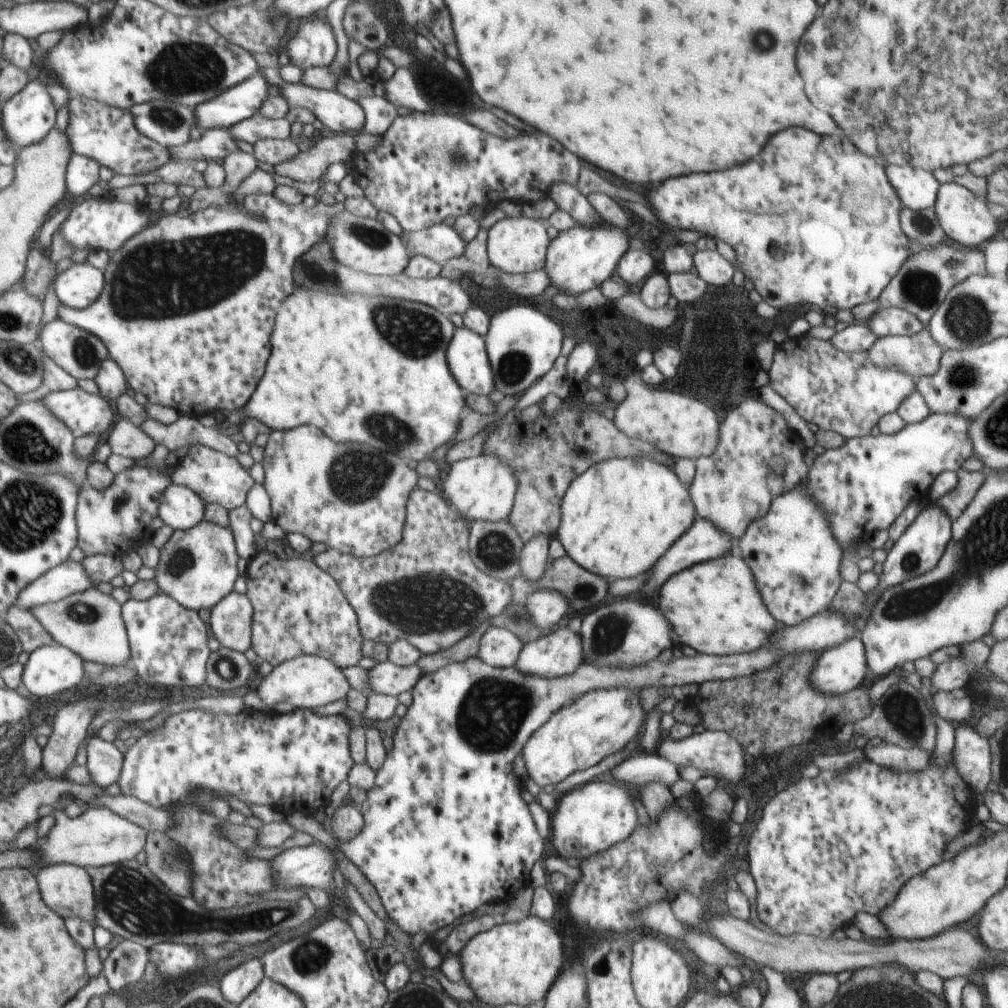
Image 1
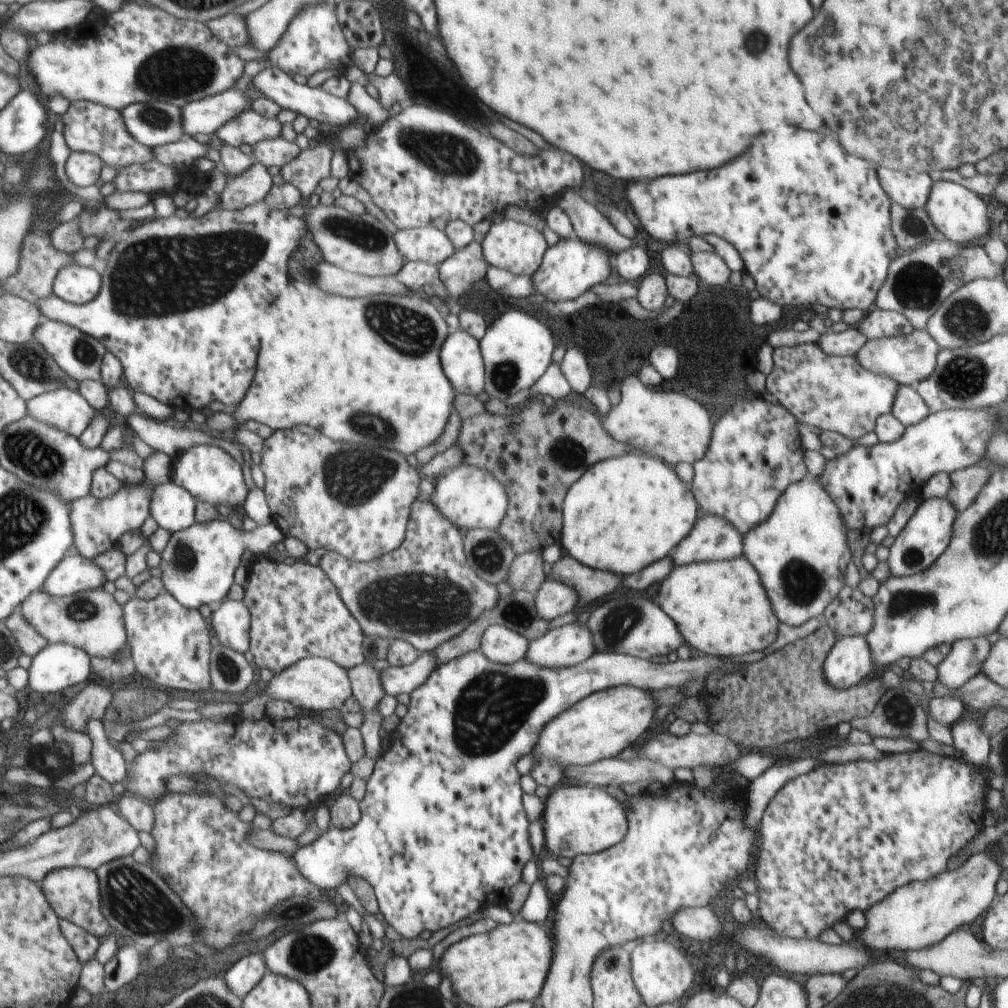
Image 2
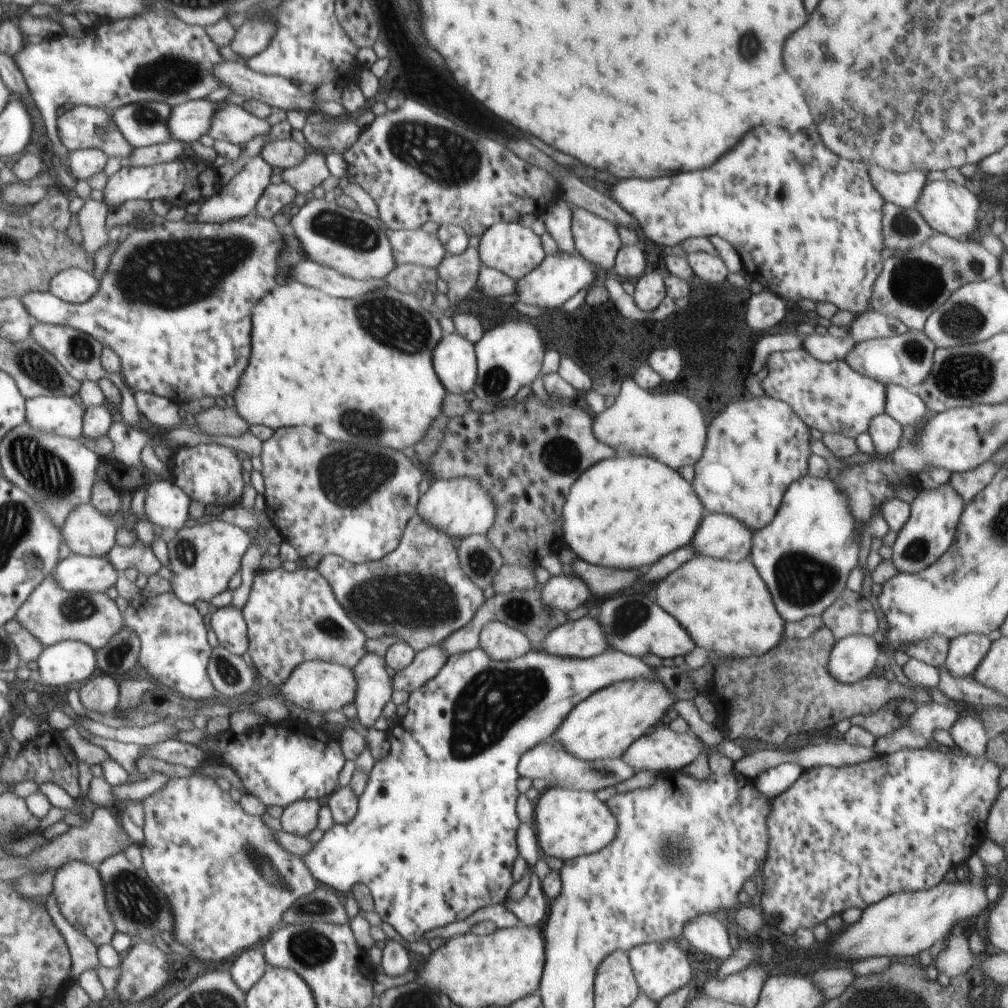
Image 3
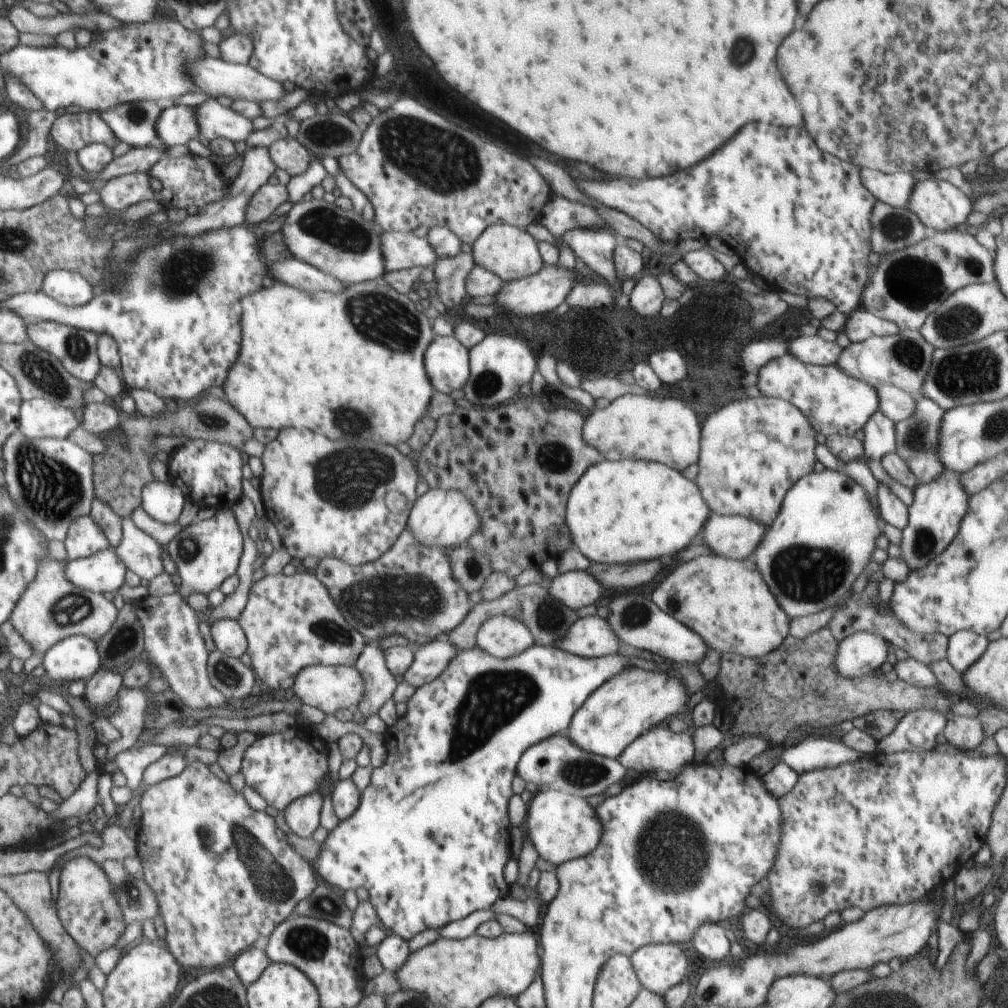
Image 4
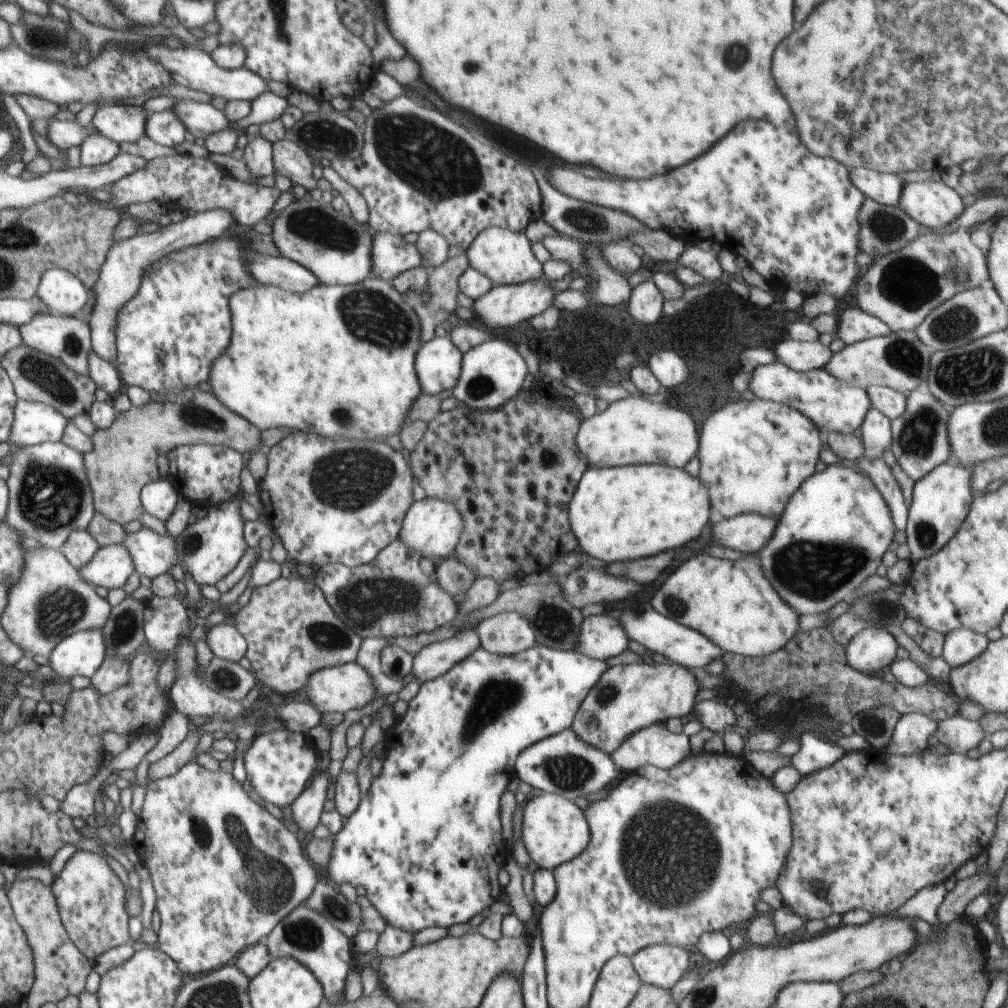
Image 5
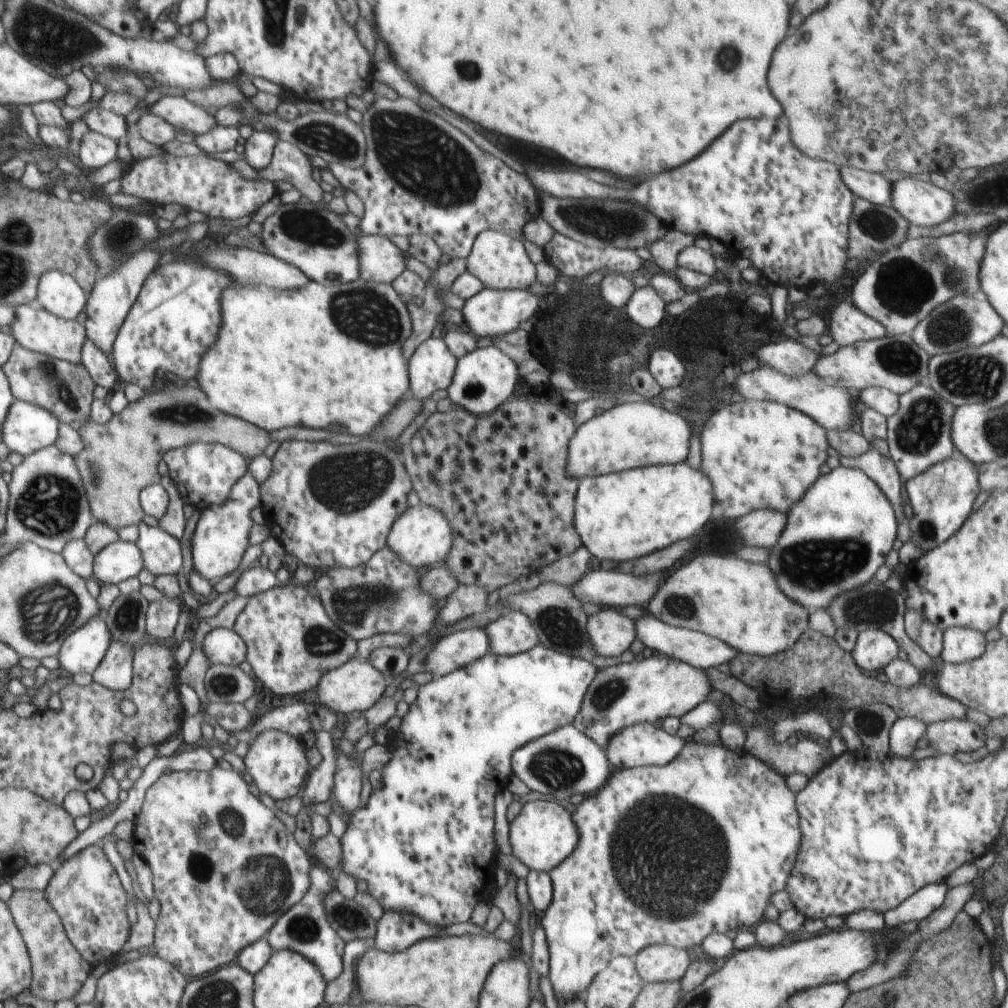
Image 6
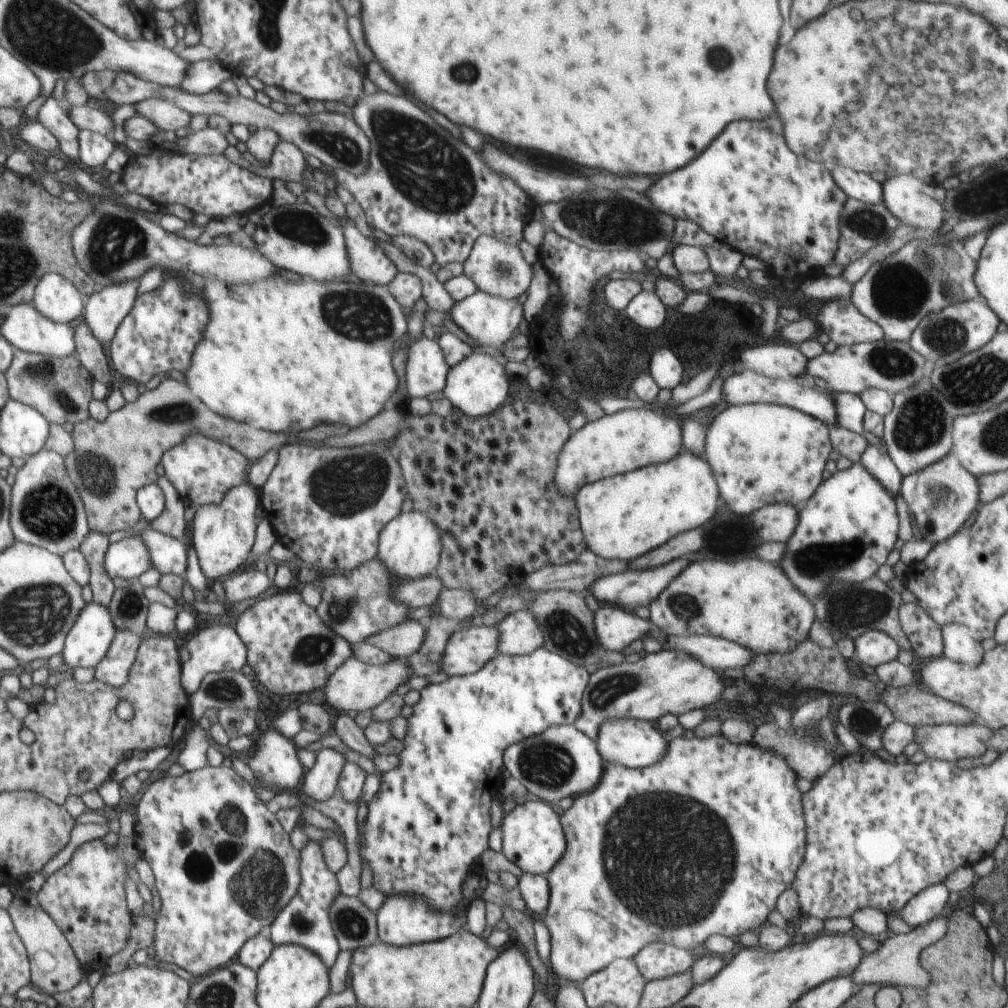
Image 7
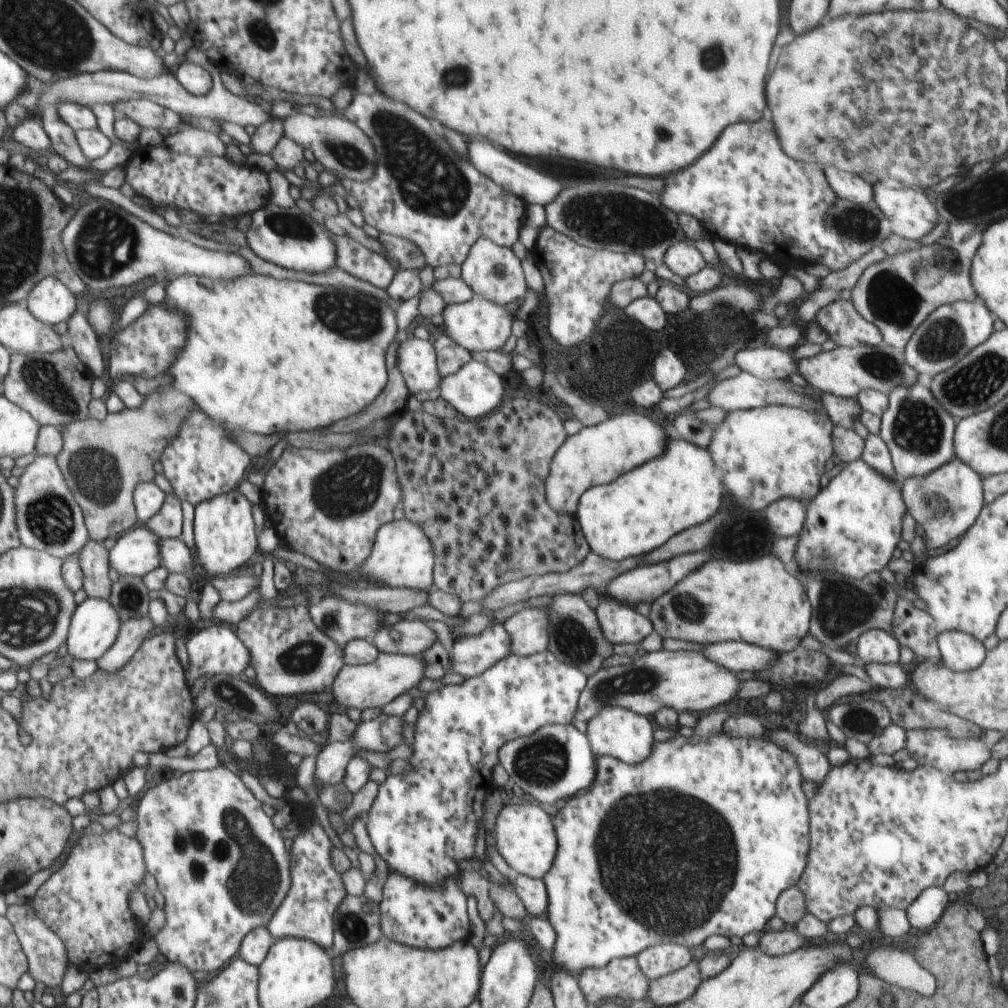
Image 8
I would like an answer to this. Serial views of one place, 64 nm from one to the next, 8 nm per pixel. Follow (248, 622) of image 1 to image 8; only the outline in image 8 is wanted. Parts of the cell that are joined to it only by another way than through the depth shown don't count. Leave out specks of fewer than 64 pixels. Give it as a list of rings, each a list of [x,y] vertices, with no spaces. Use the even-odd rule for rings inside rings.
[[[215,621],[210,628],[192,635],[186,643],[182,643],[185,651],[186,680],[190,680],[190,688],[194,682],[202,676],[213,677],[214,675],[227,674],[228,676],[243,676],[244,670],[250,664],[248,648],[240,640],[235,629],[226,623]]]

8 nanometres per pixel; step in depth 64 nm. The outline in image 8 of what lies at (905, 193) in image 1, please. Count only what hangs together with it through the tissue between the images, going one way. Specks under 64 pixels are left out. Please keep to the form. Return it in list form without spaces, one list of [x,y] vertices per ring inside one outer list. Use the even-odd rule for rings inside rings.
[[[832,167],[826,168],[826,180],[838,198],[854,202],[863,209],[872,209],[874,188],[864,178]]]

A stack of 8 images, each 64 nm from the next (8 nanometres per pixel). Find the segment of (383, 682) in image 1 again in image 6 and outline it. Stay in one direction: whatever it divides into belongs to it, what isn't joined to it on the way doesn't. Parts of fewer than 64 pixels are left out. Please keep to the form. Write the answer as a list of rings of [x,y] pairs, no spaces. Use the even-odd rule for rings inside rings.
[[[474,627],[460,630],[442,638],[434,650],[426,654],[424,672],[441,677],[454,670],[466,668],[484,654],[490,653],[486,628]]]

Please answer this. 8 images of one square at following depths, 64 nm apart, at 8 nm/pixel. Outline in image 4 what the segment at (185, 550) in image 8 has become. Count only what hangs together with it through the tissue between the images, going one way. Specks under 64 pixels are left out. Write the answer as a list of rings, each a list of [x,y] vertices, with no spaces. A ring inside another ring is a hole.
[[[131,518],[122,520],[122,542],[116,547],[116,554],[120,560],[126,560],[124,564],[128,566],[128,570],[135,572],[141,579],[152,580],[155,576],[164,572],[162,554],[166,546],[159,544],[149,534],[139,529]]]

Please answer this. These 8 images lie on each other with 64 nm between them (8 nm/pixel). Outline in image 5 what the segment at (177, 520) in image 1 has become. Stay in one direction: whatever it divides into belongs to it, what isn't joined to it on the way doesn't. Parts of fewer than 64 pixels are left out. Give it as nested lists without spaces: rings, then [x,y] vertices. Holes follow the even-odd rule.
[[[165,478],[150,483],[141,491],[141,503],[145,512],[166,522],[178,506],[178,494],[173,485]]]

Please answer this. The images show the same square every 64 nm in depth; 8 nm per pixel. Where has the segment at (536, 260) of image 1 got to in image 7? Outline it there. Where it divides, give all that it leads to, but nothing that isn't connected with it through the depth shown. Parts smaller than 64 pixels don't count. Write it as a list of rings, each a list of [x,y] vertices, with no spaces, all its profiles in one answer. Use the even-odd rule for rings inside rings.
[[[483,234],[476,239],[468,258],[463,262],[464,275],[468,276],[480,292],[490,293],[490,296],[512,300],[526,294],[532,284],[532,265],[530,265],[520,248],[515,244],[508,244],[494,236]]]

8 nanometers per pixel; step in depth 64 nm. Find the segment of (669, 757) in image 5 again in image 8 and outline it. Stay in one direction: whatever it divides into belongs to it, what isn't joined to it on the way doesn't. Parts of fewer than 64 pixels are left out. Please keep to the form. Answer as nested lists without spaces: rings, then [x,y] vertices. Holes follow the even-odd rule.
[[[618,706],[600,710],[586,726],[586,738],[592,746],[592,752],[598,756],[612,756],[626,762],[626,764],[640,764],[644,762],[652,748],[654,748],[653,719],[636,714],[630,708],[618,708]]]

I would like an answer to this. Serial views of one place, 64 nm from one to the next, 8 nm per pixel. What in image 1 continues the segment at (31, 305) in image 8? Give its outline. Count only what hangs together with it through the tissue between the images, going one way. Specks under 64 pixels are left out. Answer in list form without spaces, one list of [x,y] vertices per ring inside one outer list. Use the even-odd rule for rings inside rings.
[[[74,263],[53,284],[58,300],[76,310],[96,303],[105,288],[105,273],[90,263]]]

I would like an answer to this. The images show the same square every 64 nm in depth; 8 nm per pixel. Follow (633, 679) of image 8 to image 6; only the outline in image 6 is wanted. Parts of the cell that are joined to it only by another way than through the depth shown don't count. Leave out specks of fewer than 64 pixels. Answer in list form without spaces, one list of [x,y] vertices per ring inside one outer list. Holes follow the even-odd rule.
[[[658,653],[639,662],[624,662],[598,670],[588,686],[573,725],[604,751],[610,738],[616,736],[616,732],[620,732],[624,726],[659,724],[664,718],[680,718],[698,704],[708,701],[713,690],[704,669]]]

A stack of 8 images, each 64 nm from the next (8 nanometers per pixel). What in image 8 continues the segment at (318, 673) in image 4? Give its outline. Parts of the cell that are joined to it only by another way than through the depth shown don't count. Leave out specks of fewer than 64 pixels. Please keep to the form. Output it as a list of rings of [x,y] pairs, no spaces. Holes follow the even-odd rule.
[[[379,651],[378,658],[370,664],[344,665],[342,670],[338,672],[338,676],[334,678],[331,686],[332,694],[334,694],[335,702],[342,704],[347,709],[358,708],[358,710],[363,711],[368,708],[381,708],[404,692],[418,688],[420,680],[426,678],[424,670],[426,670],[426,662],[422,660],[422,653]]]

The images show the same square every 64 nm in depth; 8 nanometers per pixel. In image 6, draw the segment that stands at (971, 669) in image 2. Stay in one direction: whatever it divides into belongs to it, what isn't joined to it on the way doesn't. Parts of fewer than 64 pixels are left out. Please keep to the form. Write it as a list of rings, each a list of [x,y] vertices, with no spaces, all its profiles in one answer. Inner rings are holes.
[[[954,626],[943,632],[940,661],[952,664],[972,662],[980,658],[987,644],[985,634],[976,629]]]

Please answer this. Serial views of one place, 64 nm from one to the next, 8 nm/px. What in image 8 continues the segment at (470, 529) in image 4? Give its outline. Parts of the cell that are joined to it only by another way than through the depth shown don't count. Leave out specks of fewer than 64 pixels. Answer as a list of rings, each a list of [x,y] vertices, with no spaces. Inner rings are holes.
[[[400,518],[400,520],[390,521],[388,524],[383,524],[375,536],[372,550],[368,560],[360,566],[360,575],[358,577],[365,577],[370,582],[380,583],[383,586],[390,586],[390,588],[410,588],[416,592],[426,592],[433,585],[433,568],[434,568],[434,548],[430,538],[426,536],[424,528],[420,524],[410,522],[408,518]]]

